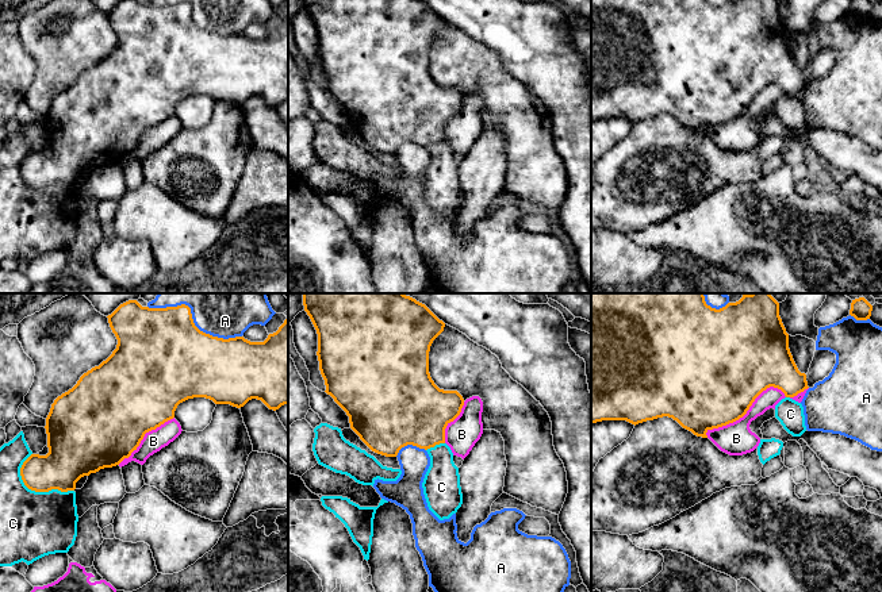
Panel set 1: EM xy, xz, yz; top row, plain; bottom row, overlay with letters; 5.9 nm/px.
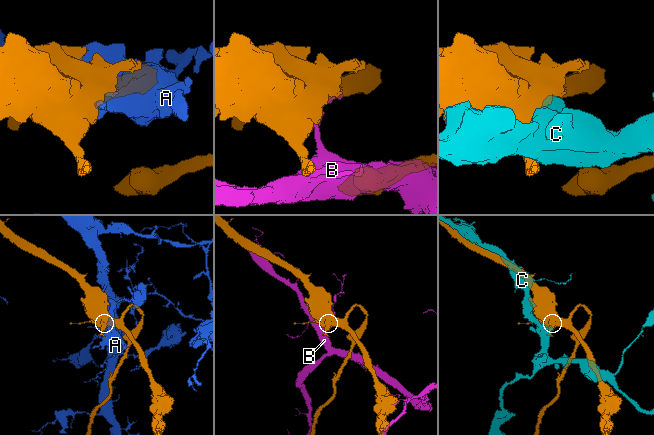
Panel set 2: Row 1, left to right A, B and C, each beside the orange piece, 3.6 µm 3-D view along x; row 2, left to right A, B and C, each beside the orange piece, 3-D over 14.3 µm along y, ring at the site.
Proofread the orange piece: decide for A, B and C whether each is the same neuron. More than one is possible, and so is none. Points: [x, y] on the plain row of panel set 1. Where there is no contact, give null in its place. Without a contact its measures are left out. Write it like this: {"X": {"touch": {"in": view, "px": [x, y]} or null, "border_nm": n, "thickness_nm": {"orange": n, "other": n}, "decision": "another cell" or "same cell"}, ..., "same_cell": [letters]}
{"A": {"touch": {"in": "xy", "px": [192, 16]}, "border_nm": 600, "thickness_nm": {"orange": 480, "other": 220}, "decision": "another cell"}, "B": {"touch": {"in": "yz", "px": [746, 110]}, "border_nm": 550, "thickness_nm": {"orange": 500, "other": 200}, "decision": "same cell"}, "C": {"touch": {"in": "xy", "px": [41, 188]}, "border_nm": 360, "thickness_nm": {"orange": 260, "other": 400}, "decision": "another cell"}, "same_cell": ["B"]}

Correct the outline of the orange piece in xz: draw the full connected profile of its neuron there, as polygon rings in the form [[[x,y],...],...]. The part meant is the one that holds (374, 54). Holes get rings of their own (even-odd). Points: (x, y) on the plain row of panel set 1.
[[[303,0],[318,31],[319,68],[326,91],[349,114],[350,126],[375,150],[396,154],[407,142],[430,146],[445,141],[445,126],[461,109],[464,96],[457,88],[440,87],[429,70],[429,49],[444,28],[440,18],[422,0]]]

